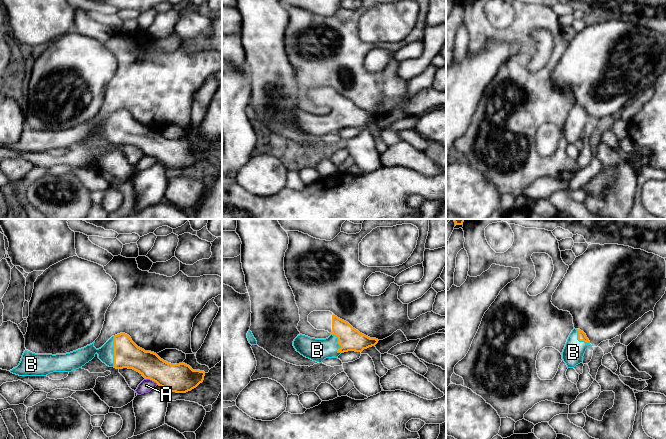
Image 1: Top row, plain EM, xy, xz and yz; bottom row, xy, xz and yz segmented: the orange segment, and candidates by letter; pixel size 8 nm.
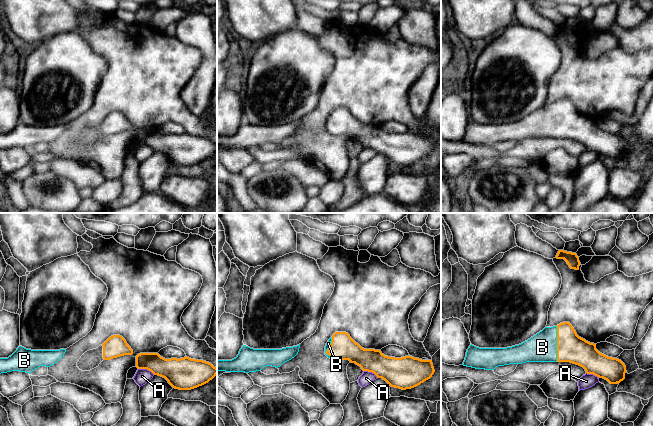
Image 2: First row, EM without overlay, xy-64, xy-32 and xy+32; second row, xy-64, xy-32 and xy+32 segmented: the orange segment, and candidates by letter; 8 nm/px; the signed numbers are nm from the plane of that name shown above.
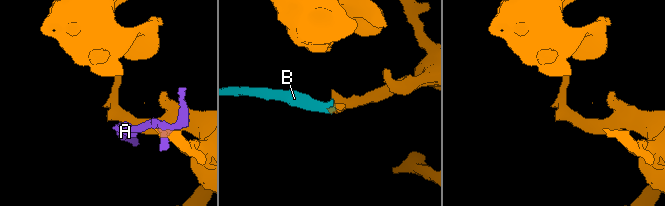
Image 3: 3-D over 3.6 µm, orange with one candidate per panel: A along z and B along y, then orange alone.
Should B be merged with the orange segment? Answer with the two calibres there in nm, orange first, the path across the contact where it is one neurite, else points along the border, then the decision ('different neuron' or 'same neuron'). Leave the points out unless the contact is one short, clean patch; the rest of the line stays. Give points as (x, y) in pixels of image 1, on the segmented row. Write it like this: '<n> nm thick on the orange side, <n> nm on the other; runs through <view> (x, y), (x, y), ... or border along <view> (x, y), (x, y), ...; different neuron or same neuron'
220 nm thick on the orange side, 130 nm on the other; runs through xy (127, 354), (114, 351), (106, 353); same neuron

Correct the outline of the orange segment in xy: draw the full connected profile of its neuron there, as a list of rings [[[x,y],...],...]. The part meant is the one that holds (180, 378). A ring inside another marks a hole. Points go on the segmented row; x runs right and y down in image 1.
[[[120,333],[112,336],[101,348],[94,347],[95,341],[84,348],[66,354],[35,354],[25,350],[19,365],[12,370],[11,373],[19,376],[46,376],[53,372],[71,372],[79,369],[86,363],[91,361],[95,354],[98,358],[109,367],[116,369],[133,369],[139,372],[145,379],[150,379],[157,383],[157,385],[165,388],[169,393],[186,393],[196,388],[203,382],[205,372],[200,370],[193,370],[185,363],[171,364],[161,359],[156,353],[145,351],[138,347],[125,333]]]

